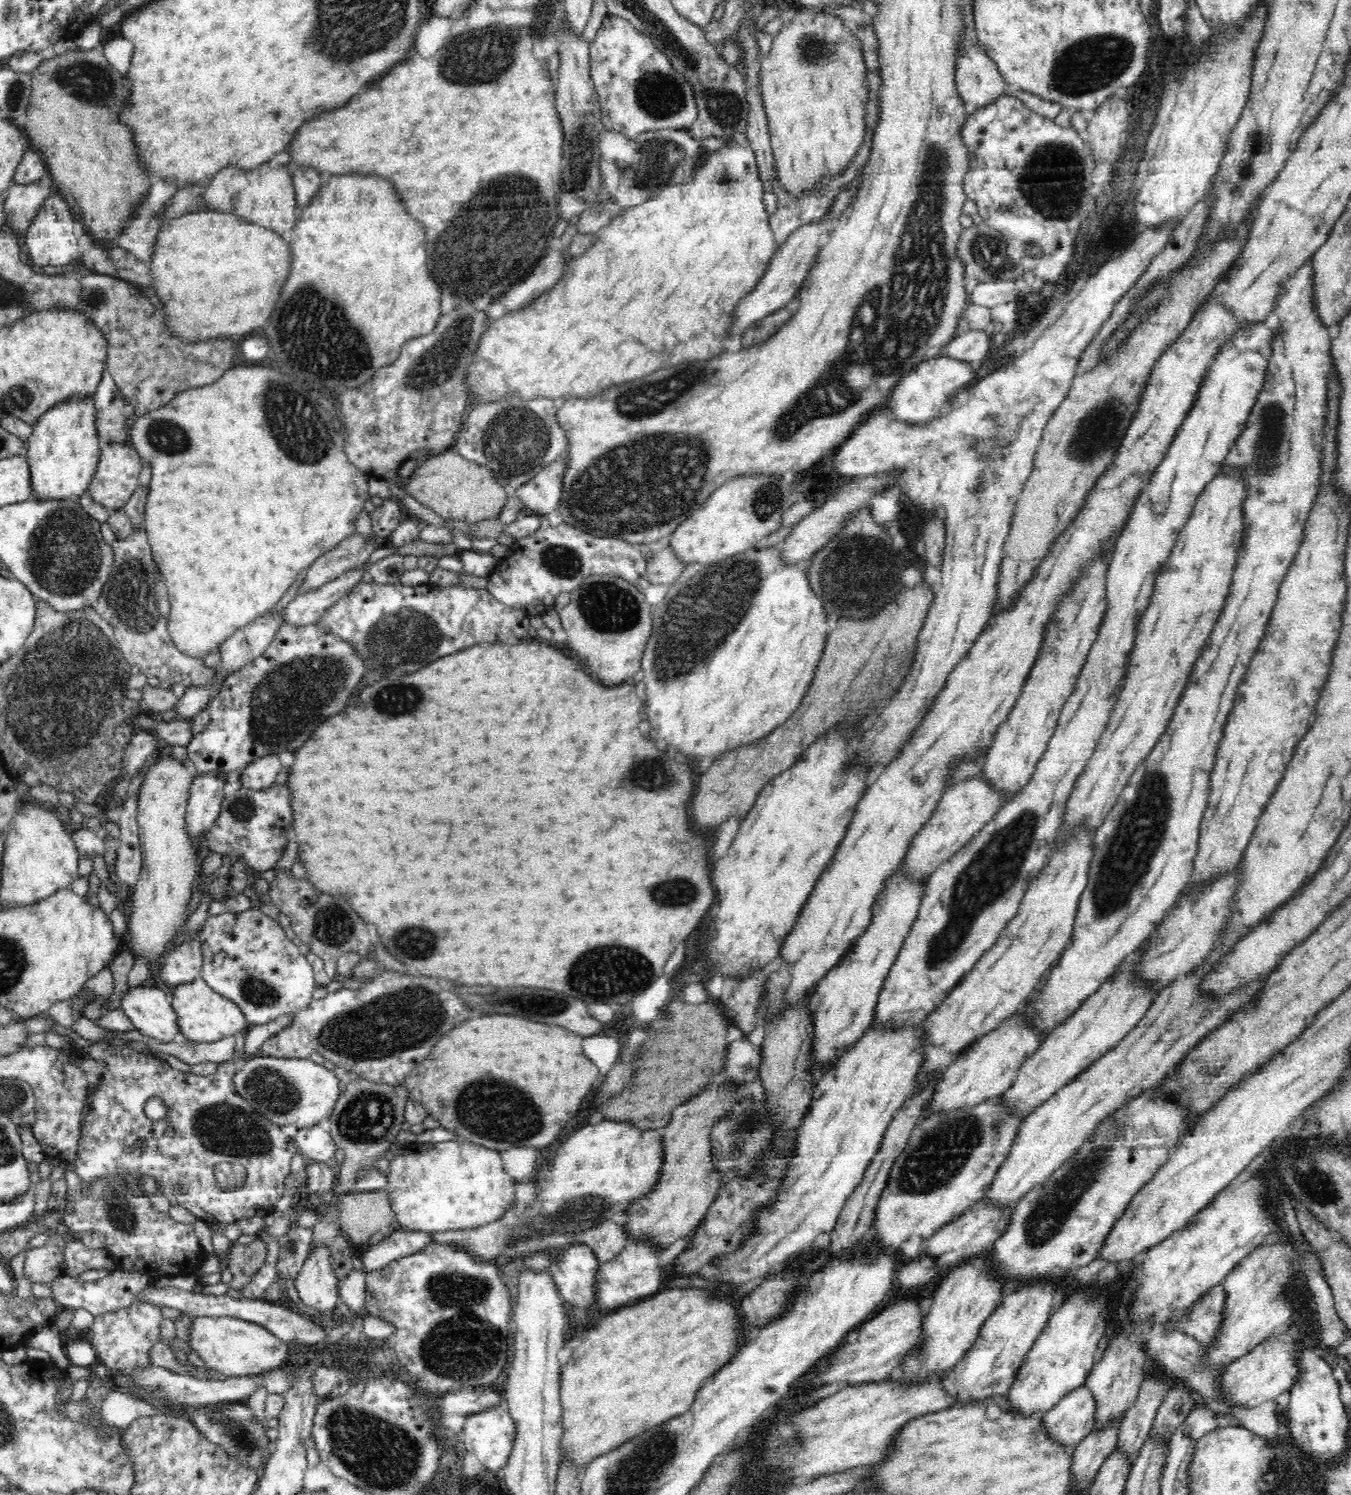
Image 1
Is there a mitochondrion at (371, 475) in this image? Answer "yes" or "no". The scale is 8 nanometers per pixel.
no

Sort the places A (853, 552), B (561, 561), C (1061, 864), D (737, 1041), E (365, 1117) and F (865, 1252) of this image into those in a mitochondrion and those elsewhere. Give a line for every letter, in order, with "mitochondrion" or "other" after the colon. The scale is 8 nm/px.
A: mitochondrion
B: mitochondrion
C: other
D: other
E: mitochondrion
F: other

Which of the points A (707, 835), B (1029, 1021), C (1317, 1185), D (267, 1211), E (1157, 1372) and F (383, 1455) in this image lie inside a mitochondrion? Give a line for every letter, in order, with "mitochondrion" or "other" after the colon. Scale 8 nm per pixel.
A: other
B: other
C: mitochondrion
D: other
E: other
F: mitochondrion

